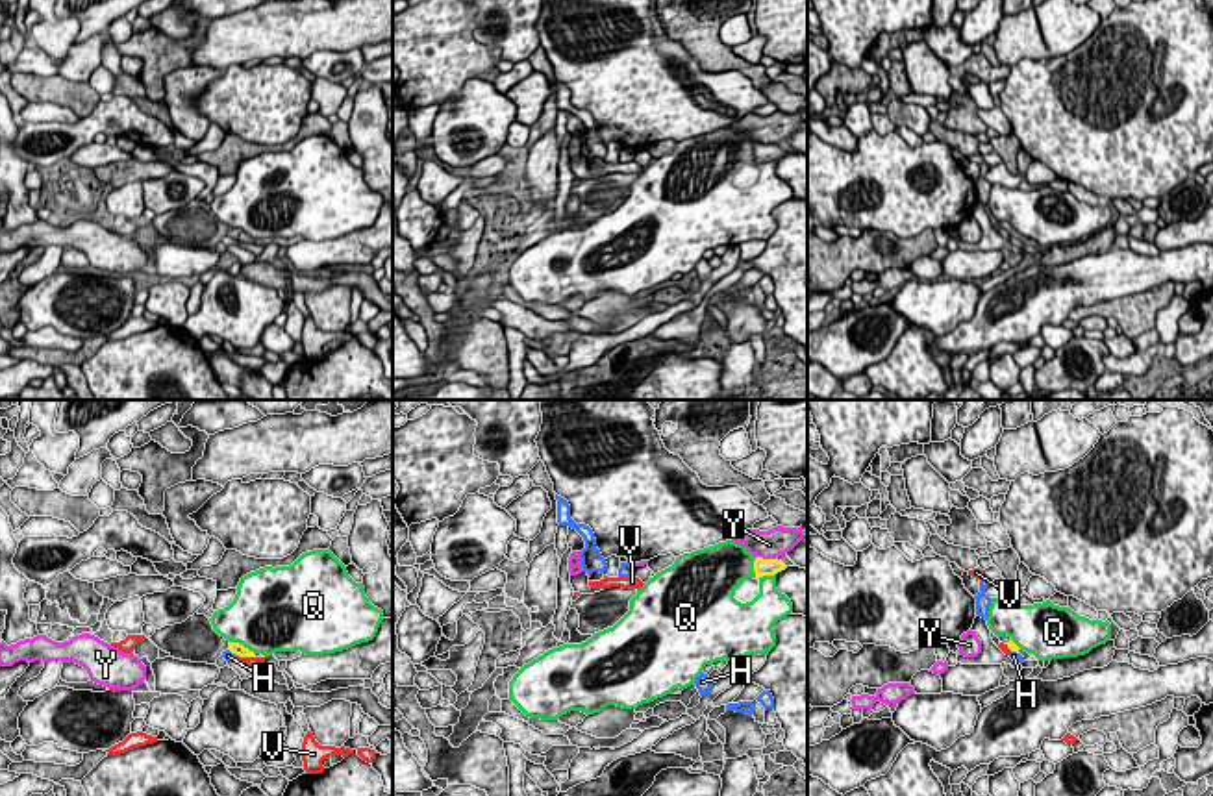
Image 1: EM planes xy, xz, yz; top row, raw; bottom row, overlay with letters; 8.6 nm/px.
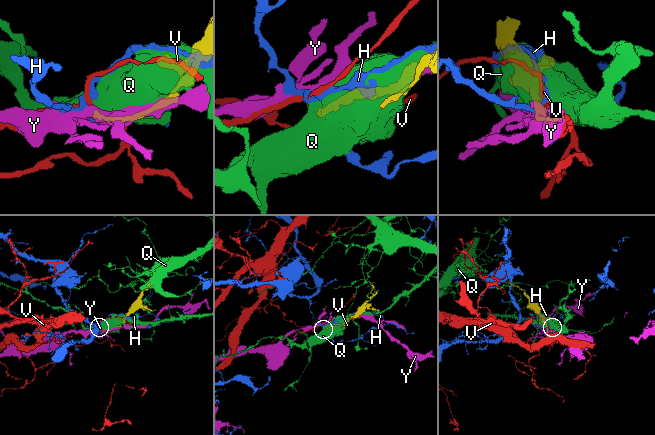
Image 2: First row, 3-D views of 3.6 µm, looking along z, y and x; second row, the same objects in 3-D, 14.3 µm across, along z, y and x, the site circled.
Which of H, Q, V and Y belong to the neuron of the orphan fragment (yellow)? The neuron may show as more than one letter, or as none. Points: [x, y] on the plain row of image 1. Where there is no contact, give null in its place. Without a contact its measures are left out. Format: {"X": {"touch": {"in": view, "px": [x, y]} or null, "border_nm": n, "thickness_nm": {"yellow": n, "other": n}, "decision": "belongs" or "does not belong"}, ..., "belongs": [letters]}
{"H": {"touch": {"in": "xy", "px": [232, 237]}, "border_nm": 100, "thickness_nm": {"yellow": 100, "other": 90}, "decision": "does not belong"}, "Q": {"touch": {"in": "xy", "px": [241, 230]}, "border_nm": 260, "thickness_nm": {"yellow": 100, "other": 500}, "decision": "does not belong"}, "V": {"touch": {"in": "xy", "px": [247, 241]}, "border_nm": 160, "thickness_nm": {"yellow": 100, "other": 120}, "decision": "does not belong"}, "Y": {"touch": {"in": "xz", "px": [765, 145]}, "border_nm": 180, "thickness_nm": {"yellow": 160, "other": 260}, "decision": "does not belong"}, "belongs": []}

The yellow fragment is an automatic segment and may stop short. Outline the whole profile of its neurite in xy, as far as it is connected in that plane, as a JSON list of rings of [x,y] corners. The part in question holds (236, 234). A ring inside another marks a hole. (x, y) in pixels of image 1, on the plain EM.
[[[198,198],[181,209],[156,215],[156,218],[148,224],[170,243],[191,248],[215,250],[226,235],[239,243],[256,243],[256,239],[243,230],[230,228],[220,222],[213,215],[211,205]]]

